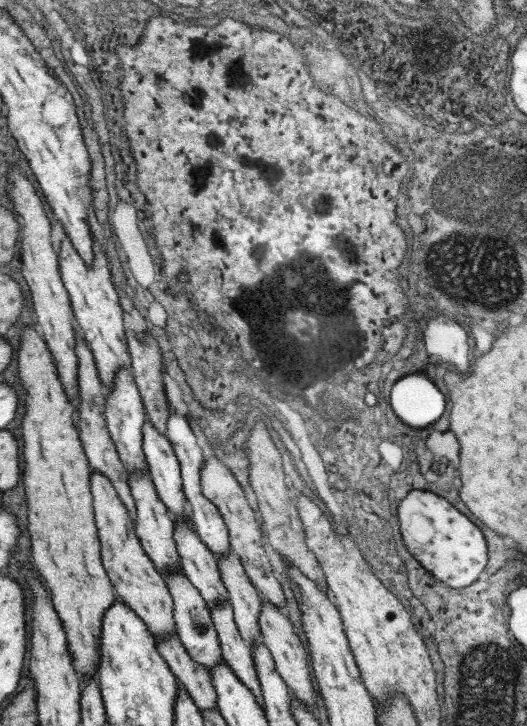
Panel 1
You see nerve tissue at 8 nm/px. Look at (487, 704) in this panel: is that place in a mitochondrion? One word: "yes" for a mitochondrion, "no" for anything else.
yes

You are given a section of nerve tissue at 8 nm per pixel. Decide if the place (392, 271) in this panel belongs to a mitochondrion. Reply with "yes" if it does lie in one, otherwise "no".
no

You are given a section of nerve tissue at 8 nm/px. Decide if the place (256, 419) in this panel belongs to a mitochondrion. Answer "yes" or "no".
no

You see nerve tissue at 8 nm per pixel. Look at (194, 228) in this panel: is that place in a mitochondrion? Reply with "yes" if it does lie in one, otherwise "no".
no

